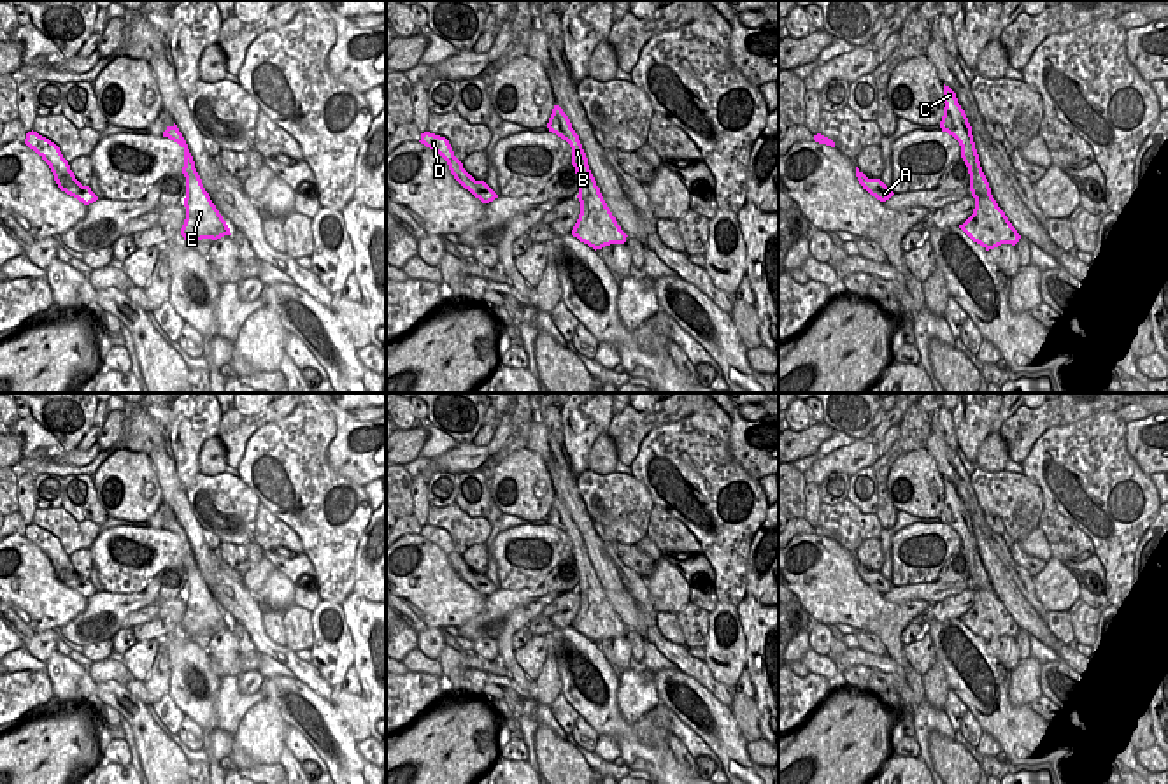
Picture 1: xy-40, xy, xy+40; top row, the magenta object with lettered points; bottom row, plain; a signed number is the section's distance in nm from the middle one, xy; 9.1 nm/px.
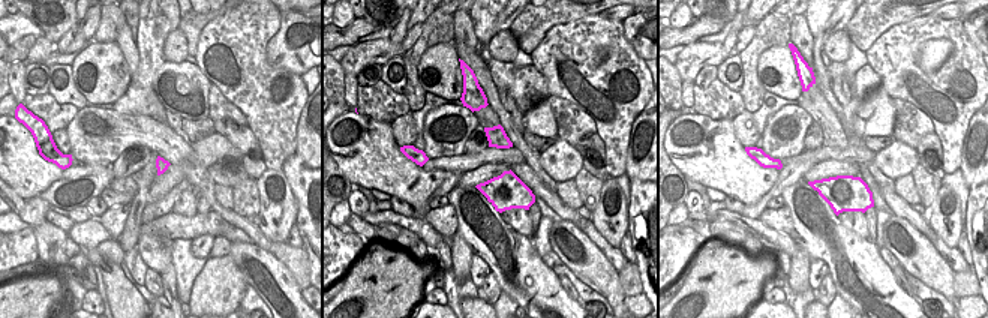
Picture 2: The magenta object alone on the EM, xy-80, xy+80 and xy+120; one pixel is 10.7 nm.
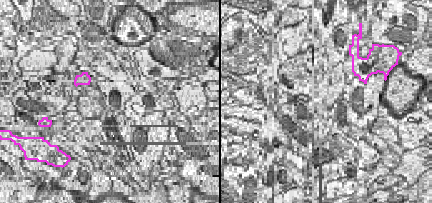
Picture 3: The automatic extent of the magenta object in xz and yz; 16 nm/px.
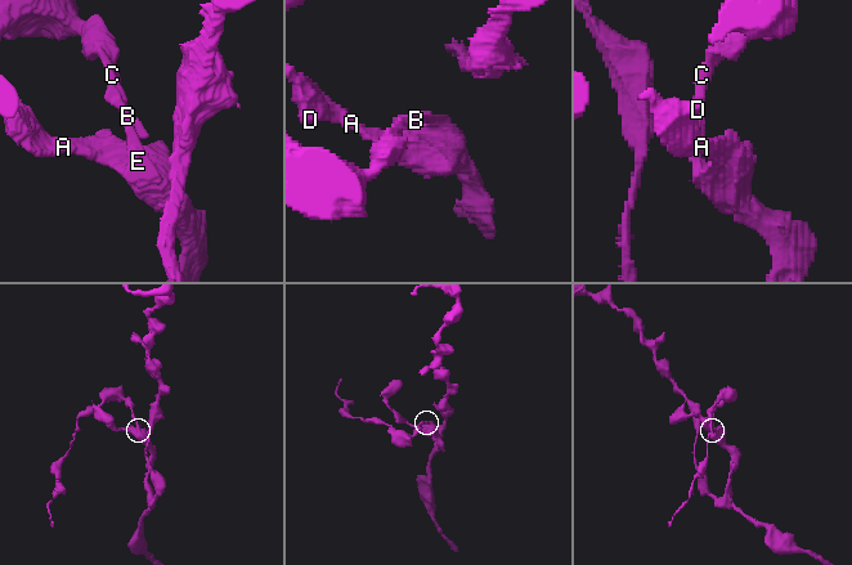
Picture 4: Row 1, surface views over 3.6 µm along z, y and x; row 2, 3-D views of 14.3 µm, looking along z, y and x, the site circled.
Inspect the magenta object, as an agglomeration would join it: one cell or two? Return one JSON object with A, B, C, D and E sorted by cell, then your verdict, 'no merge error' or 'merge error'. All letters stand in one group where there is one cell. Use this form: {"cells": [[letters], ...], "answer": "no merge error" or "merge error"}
{"cells": [["A", "D", "E"], ["B", "C"]], "answer": "merge error"}

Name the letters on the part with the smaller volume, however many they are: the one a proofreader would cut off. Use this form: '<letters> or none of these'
B, C

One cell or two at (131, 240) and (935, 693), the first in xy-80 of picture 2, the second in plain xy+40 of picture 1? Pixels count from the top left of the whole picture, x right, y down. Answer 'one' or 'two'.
one

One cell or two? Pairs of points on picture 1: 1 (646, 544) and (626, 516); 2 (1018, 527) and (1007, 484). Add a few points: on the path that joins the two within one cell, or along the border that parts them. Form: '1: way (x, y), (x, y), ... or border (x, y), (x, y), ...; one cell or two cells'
1: border (646, 535), (633, 544); two cells
2: way (1018, 516), (1018, 502), (1011, 495); one cell

